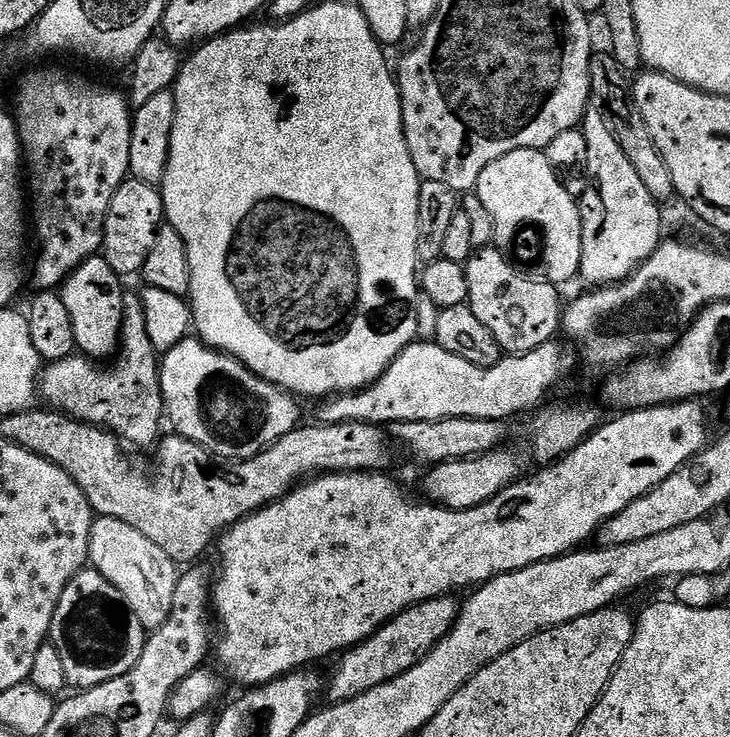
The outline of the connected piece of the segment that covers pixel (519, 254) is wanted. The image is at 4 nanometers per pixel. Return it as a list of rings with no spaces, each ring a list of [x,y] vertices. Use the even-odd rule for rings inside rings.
[[[541,149],[514,150],[498,158],[498,162],[490,162],[490,166],[482,170],[474,192],[482,198],[482,206],[486,206],[490,218],[494,218],[495,247],[519,272],[557,286],[564,286],[567,280],[580,276],[580,206],[577,197],[564,189]],[[515,244],[520,249],[512,252]]]

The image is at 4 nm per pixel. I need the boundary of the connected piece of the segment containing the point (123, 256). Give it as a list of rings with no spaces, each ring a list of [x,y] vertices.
[[[125,180],[122,186],[118,186],[118,194],[114,194],[114,202],[110,202],[110,210],[106,214],[102,249],[104,260],[110,262],[122,278],[129,278],[135,272],[136,275],[143,273],[146,258],[150,258],[150,250],[154,250],[158,230],[165,220],[161,189],[141,180]]]

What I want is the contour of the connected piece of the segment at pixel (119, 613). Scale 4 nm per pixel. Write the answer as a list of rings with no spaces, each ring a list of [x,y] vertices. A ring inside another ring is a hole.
[[[85,567],[62,590],[50,643],[62,657],[69,689],[93,688],[126,674],[142,658],[145,639],[146,630],[138,622],[138,614],[126,606],[126,598],[95,568]]]

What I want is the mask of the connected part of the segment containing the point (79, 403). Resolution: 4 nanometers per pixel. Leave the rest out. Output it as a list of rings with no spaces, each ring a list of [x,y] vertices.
[[[128,294],[124,297],[120,346],[118,355],[111,363],[101,366],[83,354],[53,360],[43,369],[38,388],[43,399],[45,396],[52,403],[49,405],[65,416],[107,428],[109,432],[116,433],[125,445],[151,449],[161,439],[160,423],[165,423],[166,413],[164,395],[160,389],[158,353],[146,331],[146,310],[142,308],[140,295]]]

